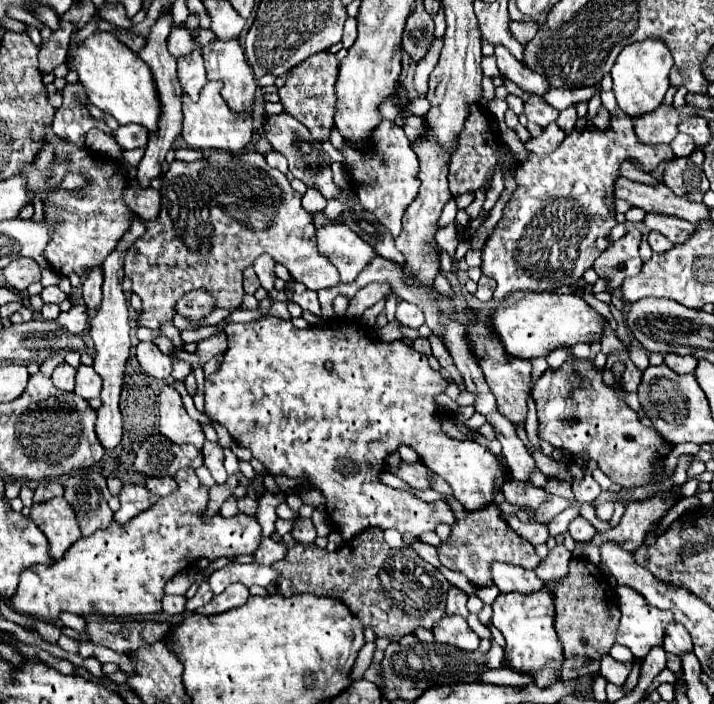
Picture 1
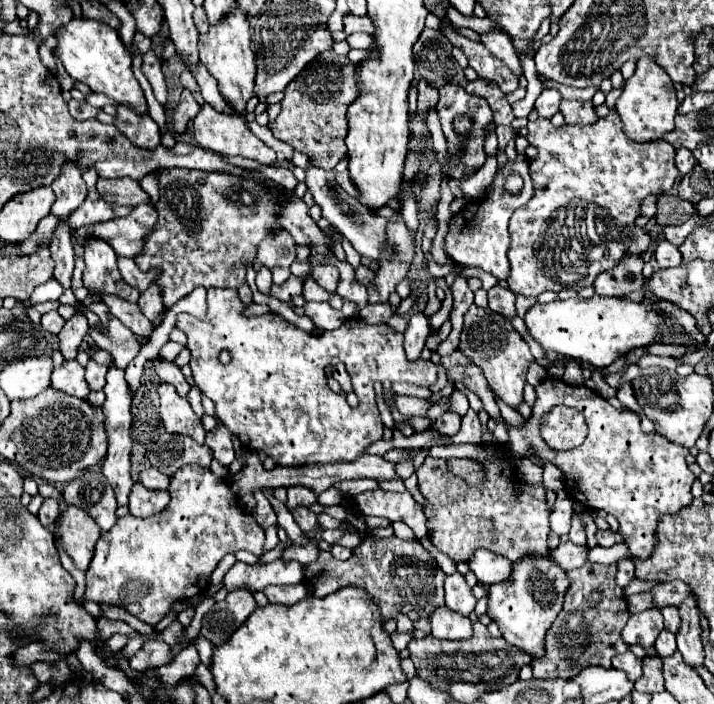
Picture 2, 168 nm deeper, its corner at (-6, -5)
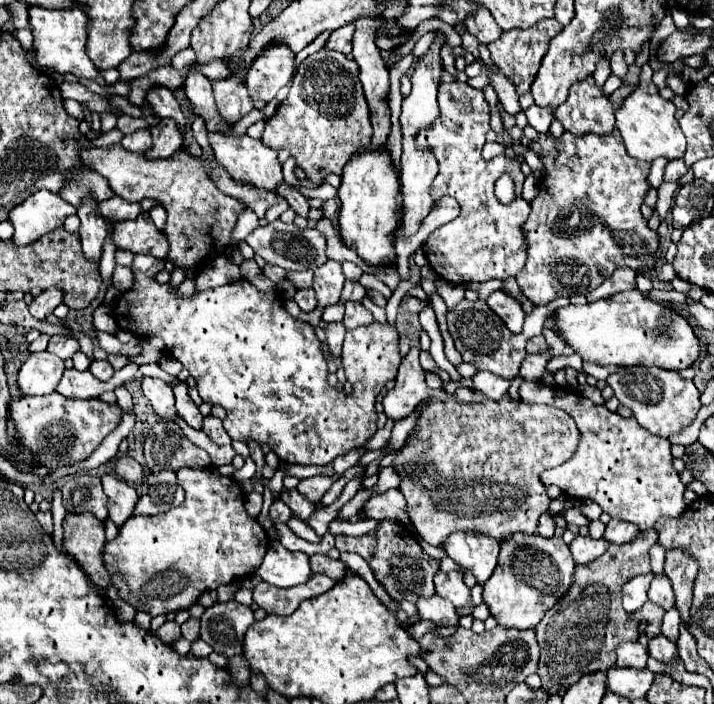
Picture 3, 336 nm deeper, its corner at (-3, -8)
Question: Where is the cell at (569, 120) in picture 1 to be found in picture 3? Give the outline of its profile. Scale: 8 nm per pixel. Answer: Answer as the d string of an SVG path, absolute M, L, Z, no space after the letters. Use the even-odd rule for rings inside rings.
M593 78L577 82L571 86L567 100L555 110L555 118L563 124L563 128L575 136L593 132L593 134L609 134L615 128L615 110L619 104L611 104L603 90L595 84Z

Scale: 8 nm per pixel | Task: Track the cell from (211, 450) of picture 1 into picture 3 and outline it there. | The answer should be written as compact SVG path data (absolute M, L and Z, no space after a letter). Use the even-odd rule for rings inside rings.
M207 416L207 418L205 418L205 422L203 422L203 432L205 432L215 444L219 444L219 446L223 446L223 444L231 444L229 434L225 432L221 420L215 418L215 416Z

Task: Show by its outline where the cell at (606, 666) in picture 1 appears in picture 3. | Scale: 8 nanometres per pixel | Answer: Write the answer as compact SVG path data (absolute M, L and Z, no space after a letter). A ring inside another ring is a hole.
M639 642L621 644L617 648L617 666L619 668L645 668L647 664L647 650Z

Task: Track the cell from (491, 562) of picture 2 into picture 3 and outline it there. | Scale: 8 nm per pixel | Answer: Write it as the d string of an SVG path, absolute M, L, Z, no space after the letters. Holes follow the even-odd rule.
M455 532L447 538L445 542L445 552L449 558L453 558L461 568L469 570L475 578L477 578L477 584L483 586L485 580L493 574L495 566L497 566L497 556L499 556L499 544L493 540L493 538L487 538L483 534L473 534L473 532Z

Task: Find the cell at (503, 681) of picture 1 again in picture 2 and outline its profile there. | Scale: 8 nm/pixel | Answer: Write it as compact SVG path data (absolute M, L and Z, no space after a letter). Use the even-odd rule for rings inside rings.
M586 563L582 569L572 569L570 589L564 607L546 633L544 655L532 661L536 679L570 679L590 665L612 667L612 657L628 651L630 645L622 641L622 629L630 617L626 599L616 585L618 565Z

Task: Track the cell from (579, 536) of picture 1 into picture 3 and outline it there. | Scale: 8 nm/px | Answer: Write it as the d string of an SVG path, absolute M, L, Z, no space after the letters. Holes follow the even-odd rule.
M611 520L605 528L605 534L603 534L603 538L609 544L627 544L635 536L637 536L637 528L629 522L623 522L623 520Z

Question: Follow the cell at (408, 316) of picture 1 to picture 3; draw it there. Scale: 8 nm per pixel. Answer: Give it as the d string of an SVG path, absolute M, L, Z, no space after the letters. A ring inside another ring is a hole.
M413 346L407 356L401 360L399 374L395 378L395 388L389 390L383 398L385 414L393 420L401 420L413 412L413 408L423 400L432 397L435 400L445 401L453 395L443 389L433 390L425 384L425 372L419 364L419 348Z

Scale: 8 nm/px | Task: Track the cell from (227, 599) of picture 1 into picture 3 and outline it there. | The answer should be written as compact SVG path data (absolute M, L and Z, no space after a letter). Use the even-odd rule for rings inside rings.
M237 600L215 602L201 616L201 640L223 656L243 652L243 636L255 622L253 610Z

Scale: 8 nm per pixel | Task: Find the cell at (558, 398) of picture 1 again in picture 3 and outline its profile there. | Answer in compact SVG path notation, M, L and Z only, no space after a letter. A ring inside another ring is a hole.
M523 382L519 396L527 404L549 404L565 410L577 422L581 432L579 448L565 464L541 472L543 484L555 484L573 500L593 500L611 518L637 526L639 532L653 528L661 516L679 516L687 504L683 500L685 484L673 468L671 442L651 436L631 416L625 418L581 396L571 388L547 386L543 382Z

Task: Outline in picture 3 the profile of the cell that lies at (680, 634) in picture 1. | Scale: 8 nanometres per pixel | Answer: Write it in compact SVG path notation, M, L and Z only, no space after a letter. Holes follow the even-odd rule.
M655 576L649 588L649 600L657 606L661 606L663 610L673 608L675 604L675 594L671 588L671 580L667 576Z

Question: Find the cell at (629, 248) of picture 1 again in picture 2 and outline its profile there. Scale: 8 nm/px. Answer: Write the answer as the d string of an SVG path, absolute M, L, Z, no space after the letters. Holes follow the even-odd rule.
M624 257L614 269L600 273L594 281L598 295L630 295L644 285L642 257Z

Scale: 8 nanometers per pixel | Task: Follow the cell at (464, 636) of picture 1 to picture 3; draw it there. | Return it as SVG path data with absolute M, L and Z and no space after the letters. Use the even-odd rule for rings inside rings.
M433 596L429 600L417 600L417 610L423 620L433 622L441 628L457 628L459 626L459 614L455 606L451 606L449 600L443 600L441 596Z

